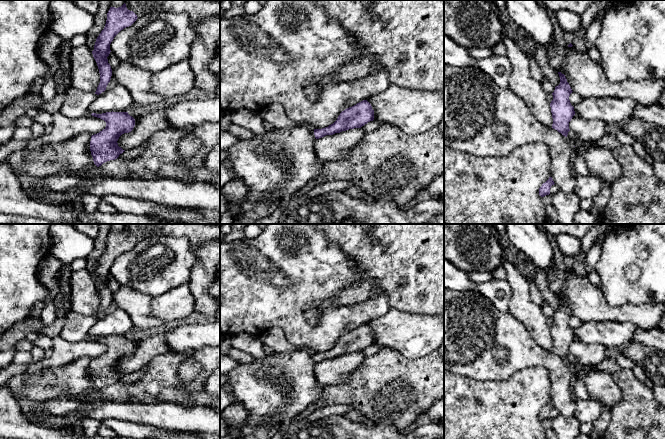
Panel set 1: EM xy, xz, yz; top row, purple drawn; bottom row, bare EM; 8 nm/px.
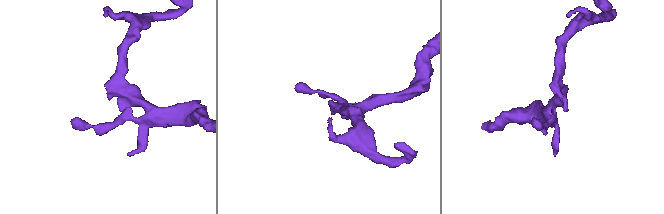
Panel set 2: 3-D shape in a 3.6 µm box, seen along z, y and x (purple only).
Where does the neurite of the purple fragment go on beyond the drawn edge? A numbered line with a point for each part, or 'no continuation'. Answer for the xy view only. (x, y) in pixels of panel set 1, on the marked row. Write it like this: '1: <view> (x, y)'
no continuation

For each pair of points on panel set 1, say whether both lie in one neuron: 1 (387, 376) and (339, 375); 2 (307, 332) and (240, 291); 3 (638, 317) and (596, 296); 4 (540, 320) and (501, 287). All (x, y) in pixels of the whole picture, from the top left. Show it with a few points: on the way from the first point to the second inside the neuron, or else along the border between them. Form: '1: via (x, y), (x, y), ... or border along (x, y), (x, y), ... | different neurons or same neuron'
1: border along (364, 357), (361, 364), (344, 381), (328, 385) | different neurons
2: via (290, 318), (263, 291), (257, 291) | same neuron
3: via (627, 314), (611, 313), (605, 307) | same neuron
4: border along (505, 279), (511, 290), (508, 311) | different neurons

